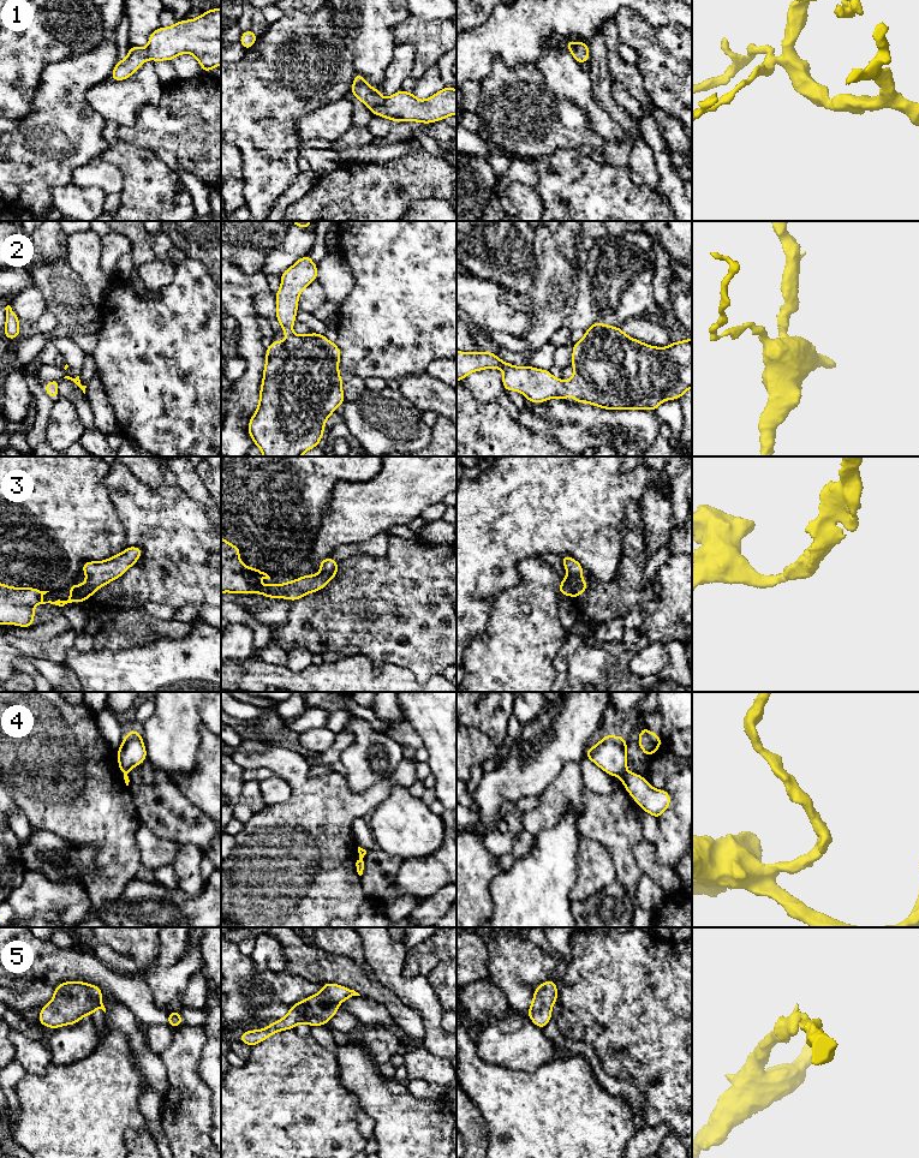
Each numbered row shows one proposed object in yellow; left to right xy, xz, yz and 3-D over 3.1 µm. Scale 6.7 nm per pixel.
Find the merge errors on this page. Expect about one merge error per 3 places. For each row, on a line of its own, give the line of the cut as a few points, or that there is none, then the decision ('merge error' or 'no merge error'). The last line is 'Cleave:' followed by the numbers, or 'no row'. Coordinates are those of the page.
1: cut none; no merge error
2: cut none; no merge error
3: cut none; no merge error
4: cut yz (626, 771), (621, 777); merge error
5: cut none; no merge error
Cleave: 4

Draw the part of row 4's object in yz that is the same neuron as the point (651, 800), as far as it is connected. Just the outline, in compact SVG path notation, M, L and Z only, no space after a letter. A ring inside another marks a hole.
M626 771L621 781L628 792L633 796L635 802L643 811L649 812L656 819L669 807L670 795L667 790L658 790L652 788L649 782L638 774Z

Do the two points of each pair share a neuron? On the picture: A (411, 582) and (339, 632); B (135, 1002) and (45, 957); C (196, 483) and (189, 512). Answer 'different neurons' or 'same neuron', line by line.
A: same neuron
B: same neuron
C: different neurons

